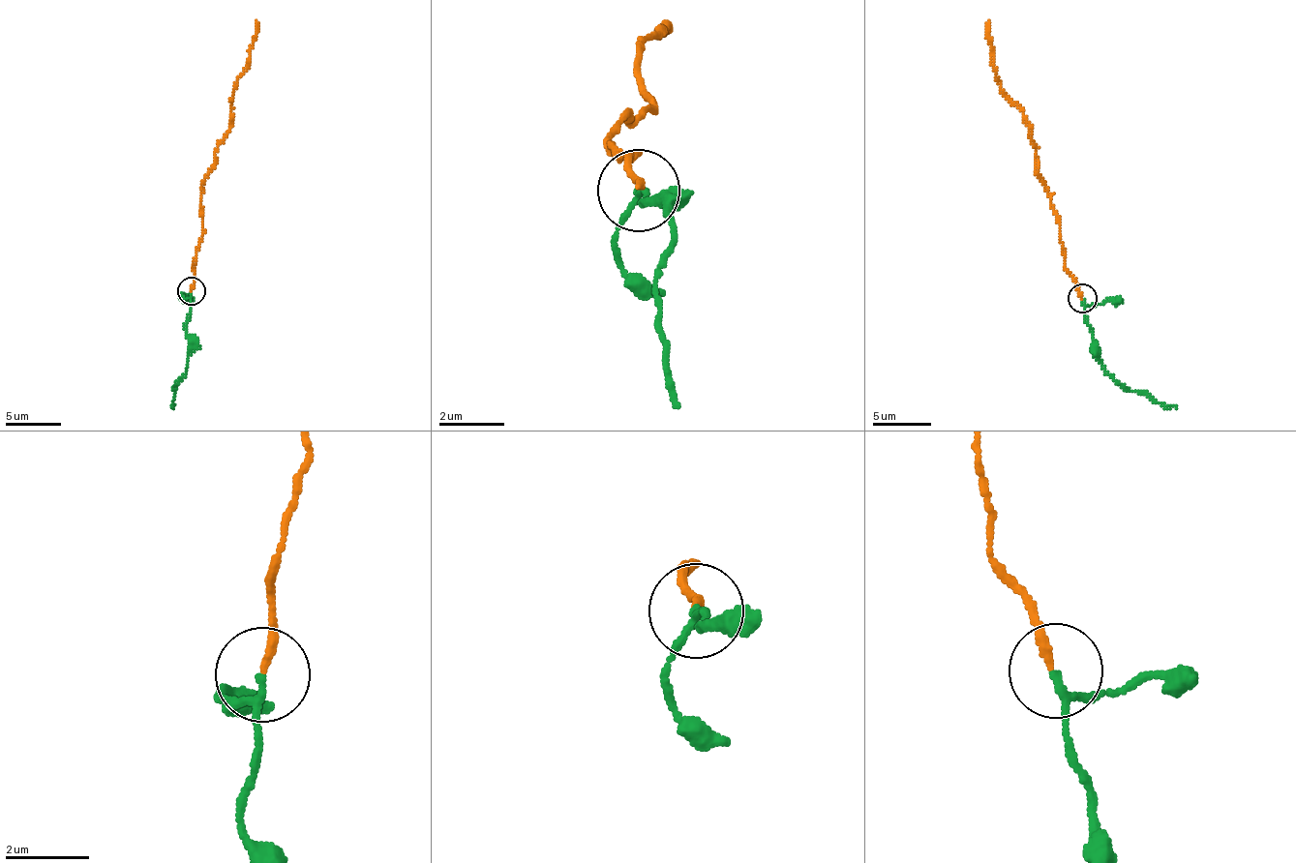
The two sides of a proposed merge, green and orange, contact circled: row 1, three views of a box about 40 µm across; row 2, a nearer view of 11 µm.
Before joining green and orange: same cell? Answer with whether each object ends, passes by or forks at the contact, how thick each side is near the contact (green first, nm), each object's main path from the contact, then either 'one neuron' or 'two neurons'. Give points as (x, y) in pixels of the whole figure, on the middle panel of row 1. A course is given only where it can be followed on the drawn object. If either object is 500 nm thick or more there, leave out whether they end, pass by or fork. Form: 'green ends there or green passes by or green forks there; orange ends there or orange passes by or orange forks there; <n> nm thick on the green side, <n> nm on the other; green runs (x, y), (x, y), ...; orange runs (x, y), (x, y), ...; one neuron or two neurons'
green passes by; orange ends there; 130 nm thick on the green side, 190 nm on the other; green runs (637, 188), (664, 199), (673, 240), (651, 276), (653, 331), (678, 404); orange runs (637, 188), (636, 150), (624, 162), (603, 143), (652, 104), (648, 109), (634, 51), (658, 29), (661, 36); one neuron

